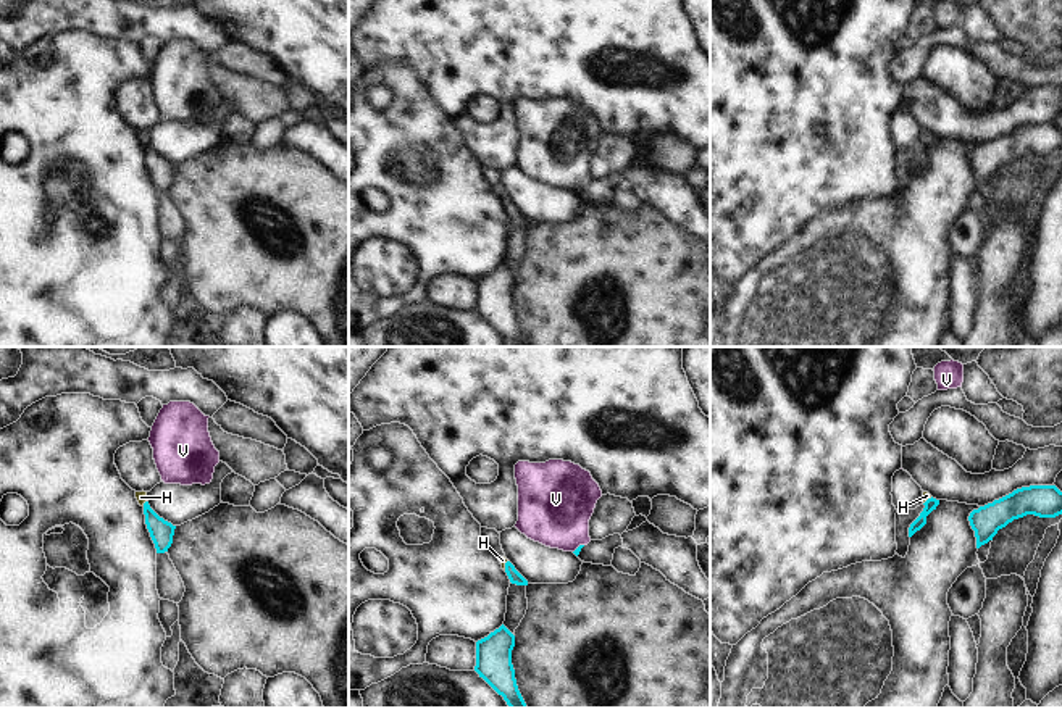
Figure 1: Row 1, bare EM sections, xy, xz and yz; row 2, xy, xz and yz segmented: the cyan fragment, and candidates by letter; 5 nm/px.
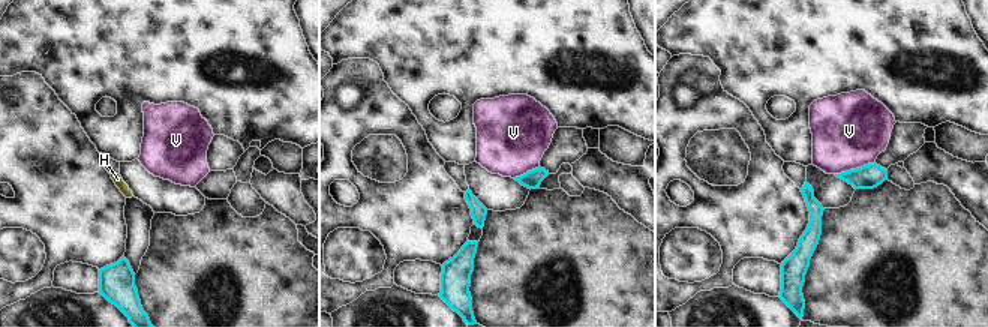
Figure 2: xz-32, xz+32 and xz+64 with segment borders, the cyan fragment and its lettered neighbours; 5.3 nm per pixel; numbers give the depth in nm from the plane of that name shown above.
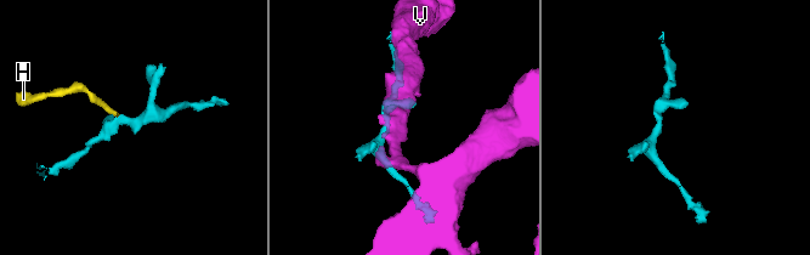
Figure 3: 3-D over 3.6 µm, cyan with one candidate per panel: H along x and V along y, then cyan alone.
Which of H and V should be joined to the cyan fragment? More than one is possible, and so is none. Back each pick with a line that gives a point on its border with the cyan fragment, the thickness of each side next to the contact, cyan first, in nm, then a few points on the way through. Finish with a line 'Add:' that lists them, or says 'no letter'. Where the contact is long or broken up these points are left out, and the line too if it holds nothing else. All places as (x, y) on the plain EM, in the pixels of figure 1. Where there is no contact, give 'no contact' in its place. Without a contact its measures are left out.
H: contact xz (505, 204); calibres 60 and 40 nm; way xz (515, 216), (505, 204), (502, 199)
Add: H

